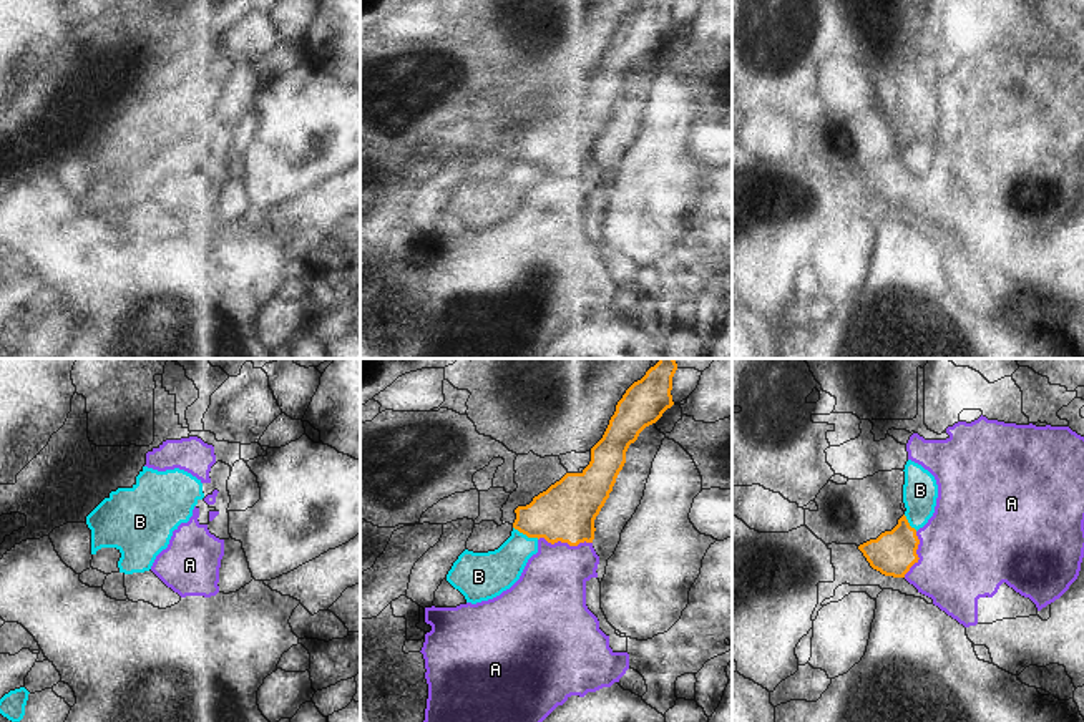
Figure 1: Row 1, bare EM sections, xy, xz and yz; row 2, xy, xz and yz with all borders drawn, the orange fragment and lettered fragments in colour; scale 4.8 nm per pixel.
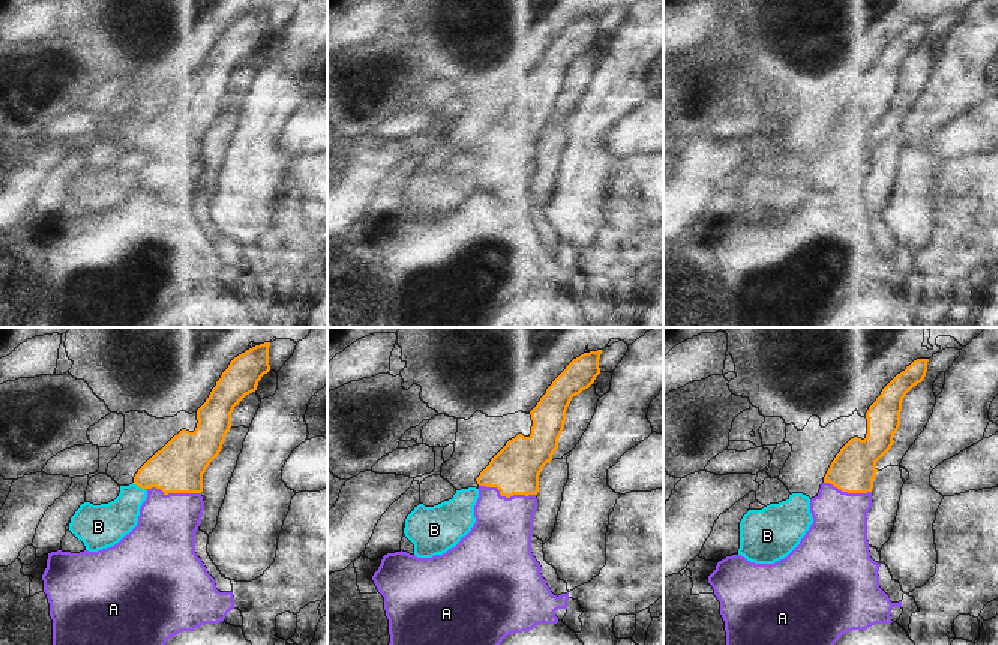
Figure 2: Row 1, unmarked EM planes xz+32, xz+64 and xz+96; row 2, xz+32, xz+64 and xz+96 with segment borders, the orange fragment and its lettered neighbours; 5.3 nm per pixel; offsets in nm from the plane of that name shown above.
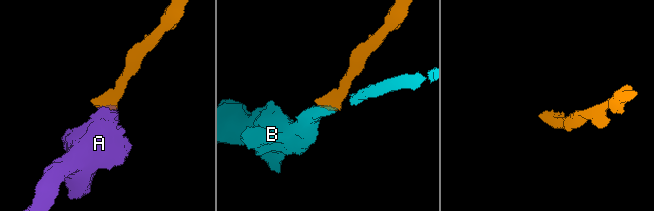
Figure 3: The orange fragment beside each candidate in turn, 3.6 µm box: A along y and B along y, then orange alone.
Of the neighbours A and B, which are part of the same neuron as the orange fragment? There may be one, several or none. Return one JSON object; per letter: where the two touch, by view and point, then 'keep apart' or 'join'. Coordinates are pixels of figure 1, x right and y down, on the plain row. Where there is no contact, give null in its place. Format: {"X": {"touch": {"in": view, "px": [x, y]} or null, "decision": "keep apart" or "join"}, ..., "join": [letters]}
{"A": {"touch": {"in": "xz", "px": [565, 170]}, "decision": "join"}, "B": {"touch": {"in": "xz", "px": [527, 163]}, "decision": "keep apart"}, "join": ["A"]}

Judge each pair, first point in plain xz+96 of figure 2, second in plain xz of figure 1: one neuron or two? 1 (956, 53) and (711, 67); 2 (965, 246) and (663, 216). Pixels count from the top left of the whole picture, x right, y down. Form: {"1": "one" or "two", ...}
{"1": "two", "2": "two"}

